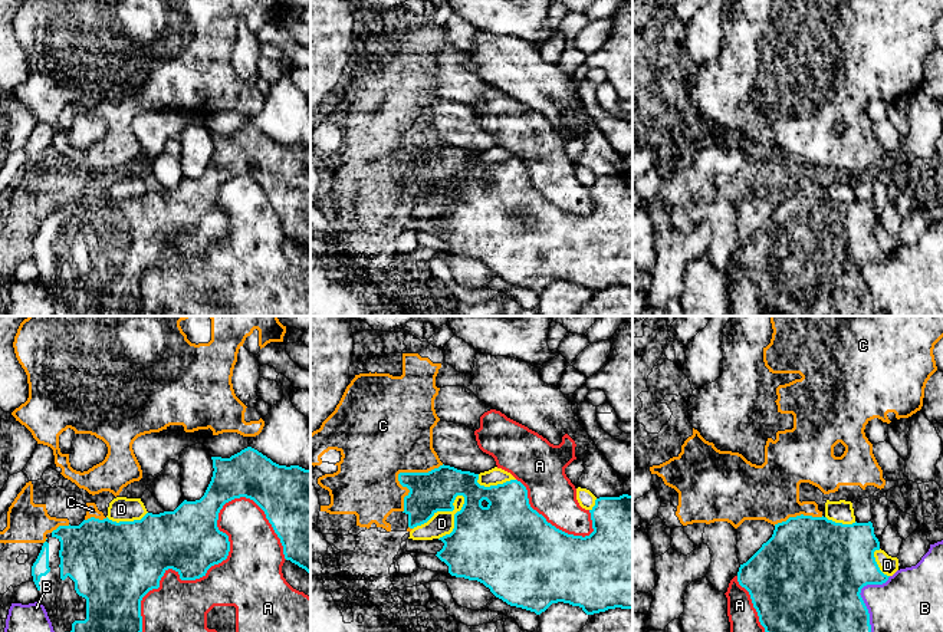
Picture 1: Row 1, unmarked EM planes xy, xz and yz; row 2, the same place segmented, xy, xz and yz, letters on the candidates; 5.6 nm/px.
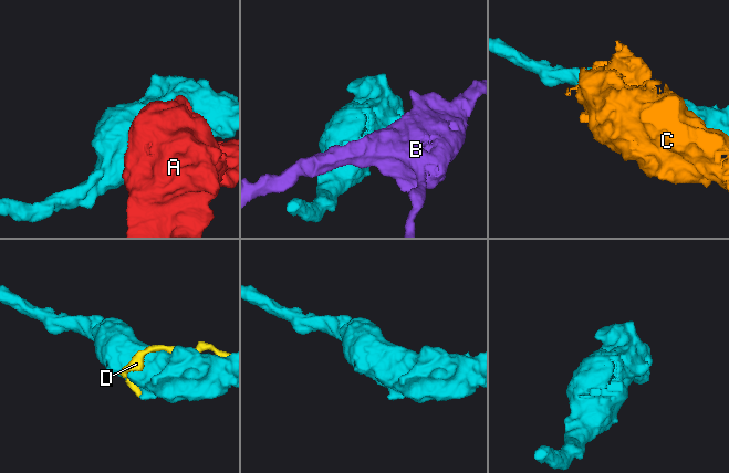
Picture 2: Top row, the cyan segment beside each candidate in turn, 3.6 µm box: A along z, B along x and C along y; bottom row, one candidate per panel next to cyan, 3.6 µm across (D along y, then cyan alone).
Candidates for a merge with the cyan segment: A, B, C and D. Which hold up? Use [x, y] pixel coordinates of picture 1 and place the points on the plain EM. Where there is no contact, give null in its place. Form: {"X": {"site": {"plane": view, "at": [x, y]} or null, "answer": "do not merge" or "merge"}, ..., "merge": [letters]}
{"A": {"site": {"plane": "xy", "at": [201, 254]}, "answer": "do not merge"}, "B": {"site": {"plane": "yz", "at": [861, 277]}, "answer": "do not merge"}, "C": {"site": {"plane": "xz", "at": [401, 151]}, "answer": "do not merge"}, "D": {"site": {"plane": "xz", "at": [443, 188]}, "answer": "do not merge"}, "merge": []}

